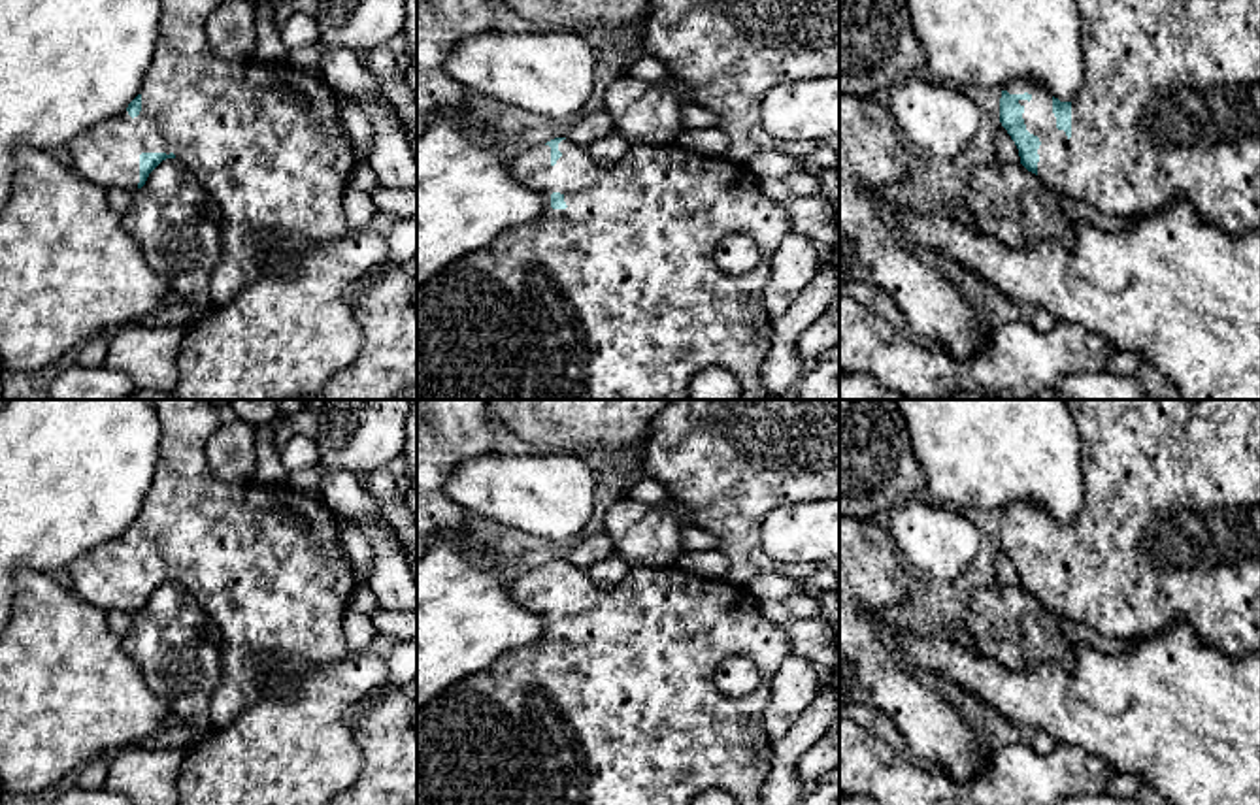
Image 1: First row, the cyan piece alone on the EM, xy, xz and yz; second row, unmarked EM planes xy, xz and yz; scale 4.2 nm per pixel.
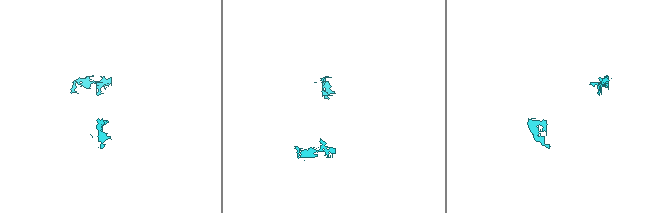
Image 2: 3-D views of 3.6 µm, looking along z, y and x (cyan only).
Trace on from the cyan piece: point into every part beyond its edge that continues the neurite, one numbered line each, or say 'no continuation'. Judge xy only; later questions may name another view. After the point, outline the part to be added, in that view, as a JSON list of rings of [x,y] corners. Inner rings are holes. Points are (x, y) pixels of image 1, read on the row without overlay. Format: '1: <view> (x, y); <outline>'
1: xy (266, 562); [[[151,400],[151,403],[160,420],[162,439],[158,445],[158,460],[153,471],[153,481],[149,485],[149,490],[140,509],[141,534],[138,539],[132,541],[124,532],[117,539],[106,541],[94,547],[92,550],[81,554],[77,560],[74,560],[68,566],[68,571],[72,577],[70,588],[81,601],[94,605],[106,613],[123,611],[128,615],[136,615],[140,605],[140,577],[141,575],[166,575],[166,577],[174,575],[175,581],[189,590],[189,594],[215,620],[215,624],[221,630],[223,673],[221,673],[219,686],[211,696],[209,718],[215,730],[223,730],[230,726],[240,716],[240,713],[258,698],[260,690],[266,684],[279,688],[283,681],[289,677],[298,677],[300,673],[315,671],[323,665],[341,662],[349,654],[341,622],[343,622],[345,611],[349,609],[347,607],[349,600],[355,588],[358,586],[356,569],[343,545],[343,537],[340,532],[340,517],[328,509],[323,498],[307,496],[287,483],[281,483],[281,485],[226,483],[217,479],[211,473],[206,458],[206,445],[207,445],[207,439],[221,426],[219,409],[213,403],[209,403],[207,400]]]

